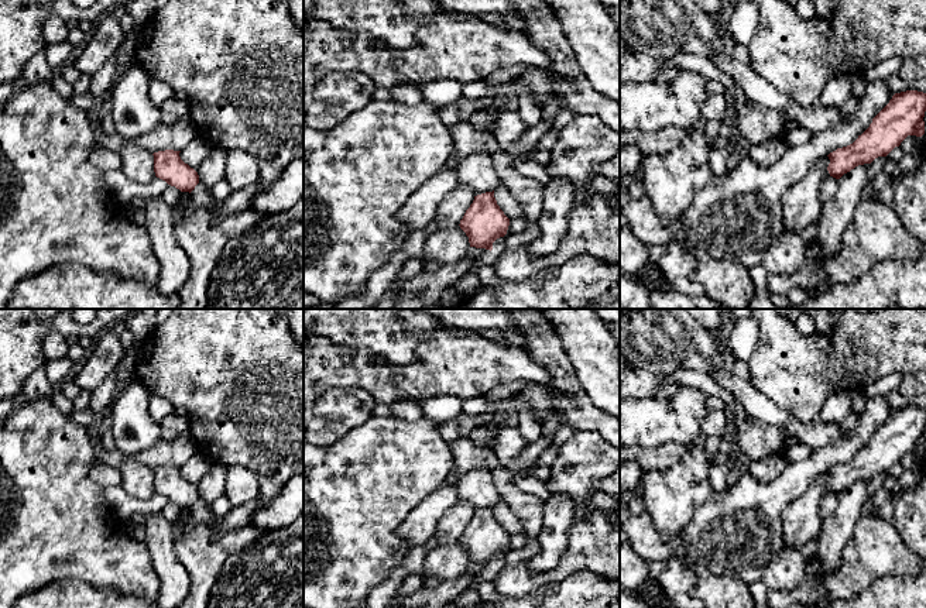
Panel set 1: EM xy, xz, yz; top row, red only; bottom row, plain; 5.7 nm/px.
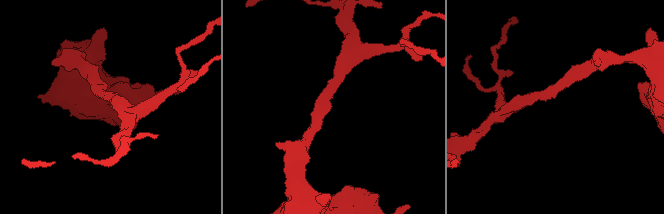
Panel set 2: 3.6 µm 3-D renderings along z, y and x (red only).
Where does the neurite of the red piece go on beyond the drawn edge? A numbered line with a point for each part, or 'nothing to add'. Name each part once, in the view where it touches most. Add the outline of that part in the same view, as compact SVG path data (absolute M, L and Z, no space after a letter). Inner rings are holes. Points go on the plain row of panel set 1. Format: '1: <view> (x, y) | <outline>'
nothing to add

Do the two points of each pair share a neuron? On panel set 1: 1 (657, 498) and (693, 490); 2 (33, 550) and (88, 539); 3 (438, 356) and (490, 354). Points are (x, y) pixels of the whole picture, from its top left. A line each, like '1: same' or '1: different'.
1: same
2: same
3: same

